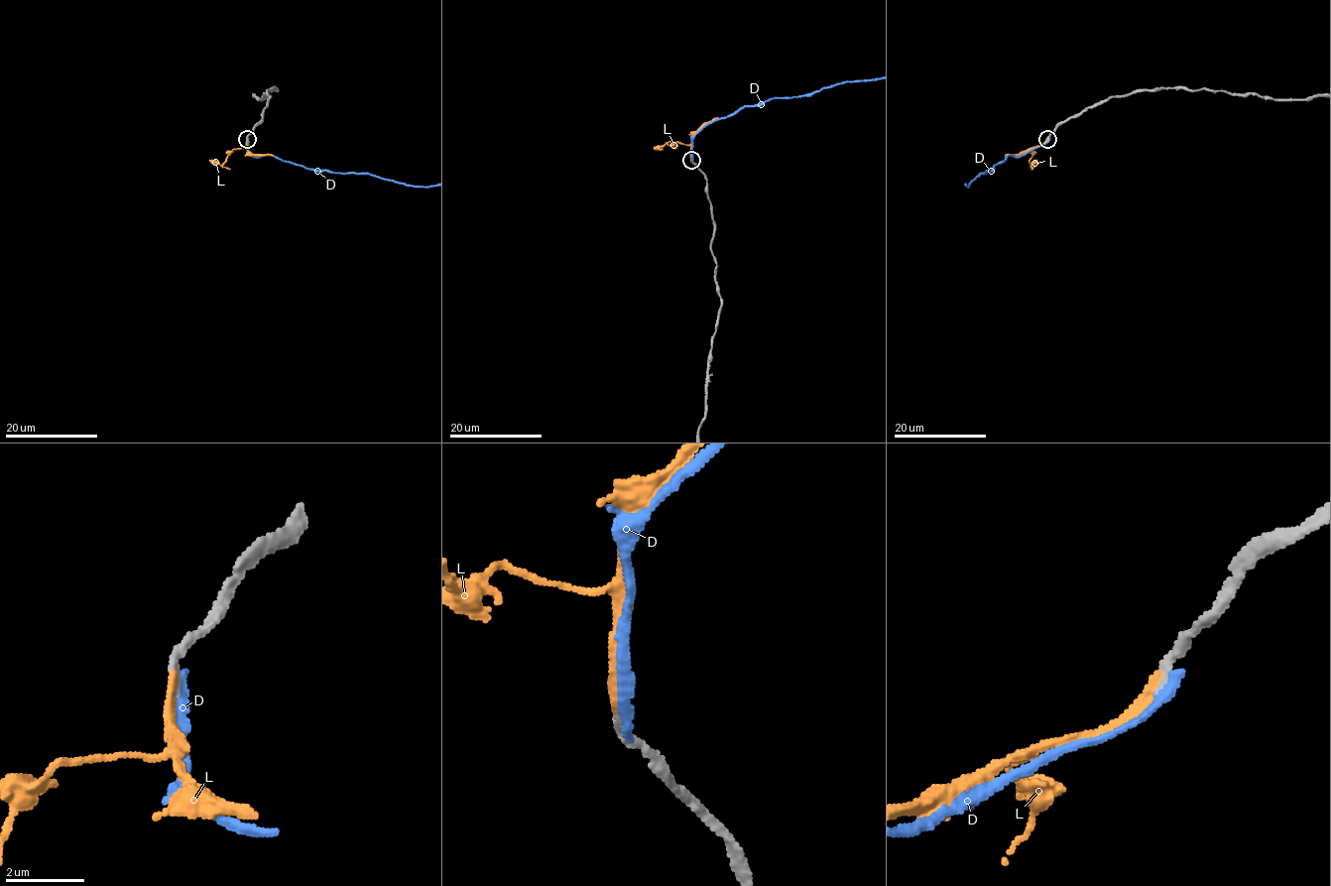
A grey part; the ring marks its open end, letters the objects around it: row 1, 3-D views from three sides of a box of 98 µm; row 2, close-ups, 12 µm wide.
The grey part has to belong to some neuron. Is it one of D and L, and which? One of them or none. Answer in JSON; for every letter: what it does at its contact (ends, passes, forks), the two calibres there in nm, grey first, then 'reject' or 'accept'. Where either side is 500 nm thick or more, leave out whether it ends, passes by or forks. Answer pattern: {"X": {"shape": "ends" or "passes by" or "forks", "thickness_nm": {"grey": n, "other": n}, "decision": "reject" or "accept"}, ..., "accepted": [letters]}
{"D": {"shape": "ends", "thickness_nm": {"grey": 280, "other": 280}, "decision": "reject"}, "L": {"shape": "ends", "thickness_nm": {"grey": 260, "other": 240}, "decision": "accept"}, "accepted": ["L"]}

